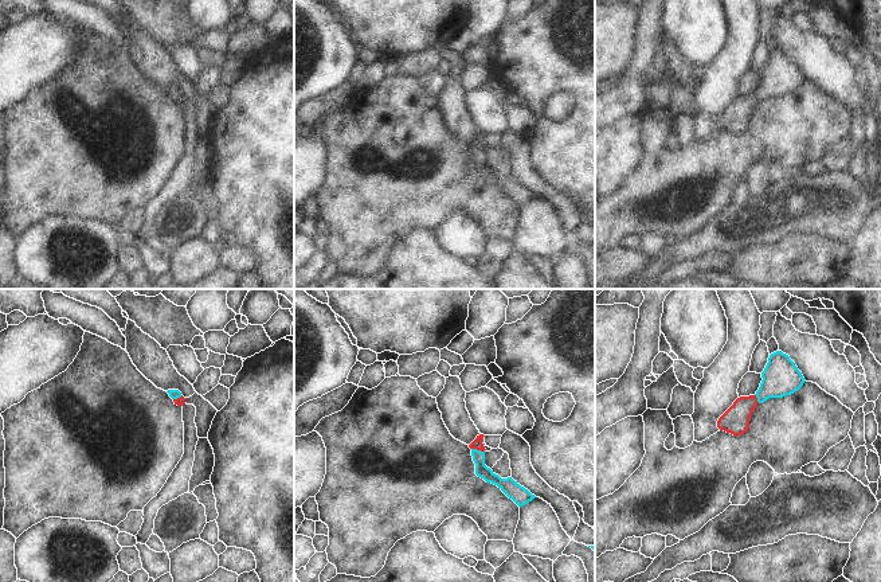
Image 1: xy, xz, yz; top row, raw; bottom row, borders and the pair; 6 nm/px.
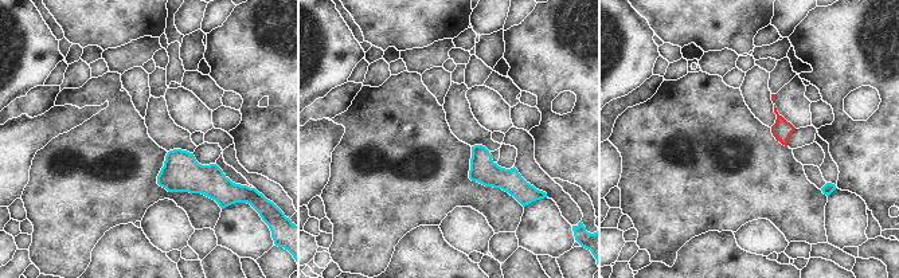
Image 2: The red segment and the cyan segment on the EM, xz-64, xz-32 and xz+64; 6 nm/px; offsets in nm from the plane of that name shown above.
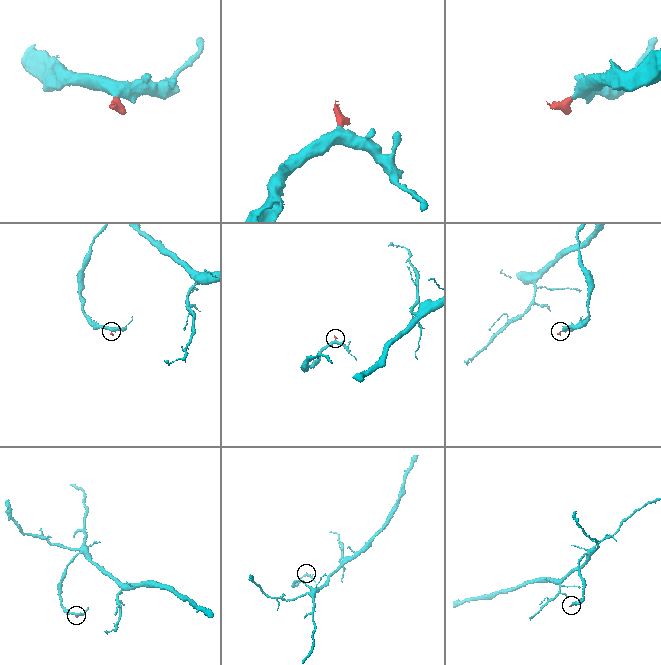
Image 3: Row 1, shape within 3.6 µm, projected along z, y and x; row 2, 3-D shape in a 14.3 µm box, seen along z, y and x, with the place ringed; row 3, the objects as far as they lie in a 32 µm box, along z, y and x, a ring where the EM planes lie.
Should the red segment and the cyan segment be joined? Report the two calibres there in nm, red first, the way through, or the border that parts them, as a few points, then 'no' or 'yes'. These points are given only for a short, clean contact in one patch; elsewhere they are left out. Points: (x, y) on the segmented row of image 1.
calibres 70 and 80 nm; way xz (477, 444), (478, 449), (478, 457); yes

